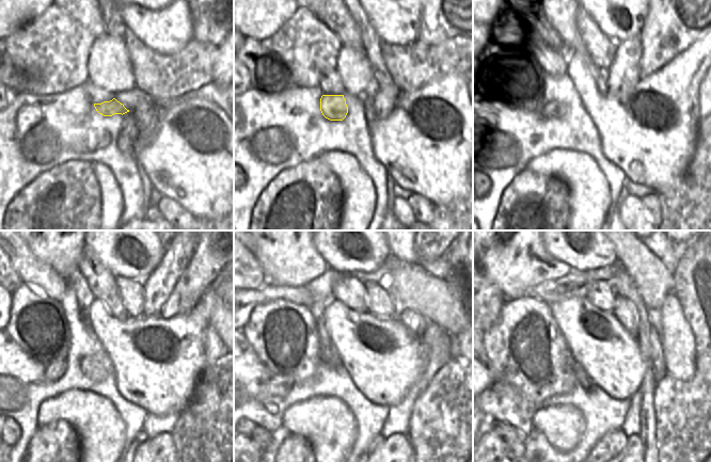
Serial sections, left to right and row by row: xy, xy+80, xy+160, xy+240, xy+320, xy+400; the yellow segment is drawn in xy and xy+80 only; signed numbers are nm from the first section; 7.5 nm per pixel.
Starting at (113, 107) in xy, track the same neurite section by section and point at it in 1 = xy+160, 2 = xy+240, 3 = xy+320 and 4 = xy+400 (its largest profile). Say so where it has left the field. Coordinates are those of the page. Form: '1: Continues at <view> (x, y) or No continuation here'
1: Continues at xy+160 (553, 109)
2: Continues at xy+240 (54, 370)
3: Continues at xy+320 (273, 389)
4: Continues at xy+400 (494, 405)

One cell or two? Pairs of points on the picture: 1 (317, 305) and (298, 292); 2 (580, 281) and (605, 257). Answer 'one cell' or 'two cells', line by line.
1: two cells
2: two cells

